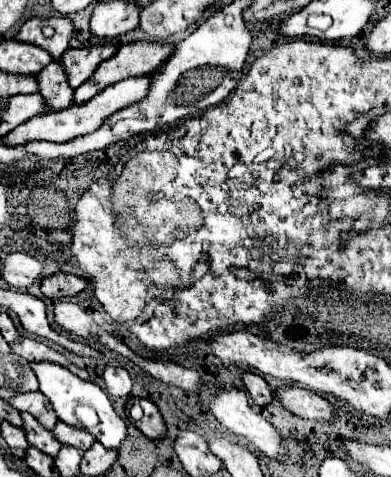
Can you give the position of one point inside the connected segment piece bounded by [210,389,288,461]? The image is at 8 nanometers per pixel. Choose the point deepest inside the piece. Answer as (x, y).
(231, 407)

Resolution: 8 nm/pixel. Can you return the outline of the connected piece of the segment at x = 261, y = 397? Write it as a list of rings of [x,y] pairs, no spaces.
[[[244,373],[242,379],[244,379],[244,385],[246,385],[246,389],[248,389],[248,393],[250,393],[250,397],[254,399],[256,405],[266,407],[274,401],[274,391],[270,389],[270,385],[260,375]]]

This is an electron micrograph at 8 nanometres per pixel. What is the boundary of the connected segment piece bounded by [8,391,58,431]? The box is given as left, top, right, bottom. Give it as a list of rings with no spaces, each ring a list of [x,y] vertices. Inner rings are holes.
[[[34,391],[34,393],[18,393],[16,397],[12,397],[8,401],[12,407],[16,407],[18,411],[28,411],[32,413],[46,429],[54,429],[54,425],[58,423],[58,417],[50,405],[50,401],[40,393],[40,391]]]

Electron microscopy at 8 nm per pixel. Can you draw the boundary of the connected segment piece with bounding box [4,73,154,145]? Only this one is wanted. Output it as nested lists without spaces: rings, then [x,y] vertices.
[[[154,73],[150,75],[144,75],[144,77],[130,77],[130,79],[124,79],[124,81],[118,81],[118,85],[110,85],[108,89],[104,89],[102,93],[98,93],[96,97],[92,97],[88,103],[80,103],[80,105],[72,105],[68,109],[62,109],[62,111],[50,111],[42,117],[32,117],[28,119],[26,123],[18,125],[14,131],[10,131],[4,141],[8,145],[18,145],[18,143],[28,143],[28,141],[54,141],[54,143],[66,143],[74,137],[80,137],[80,135],[88,135],[96,129],[100,129],[100,125],[112,115],[116,113],[118,109],[124,109],[136,101],[142,101],[144,95],[148,95],[148,89],[150,89],[150,83],[152,83],[152,77]]]

